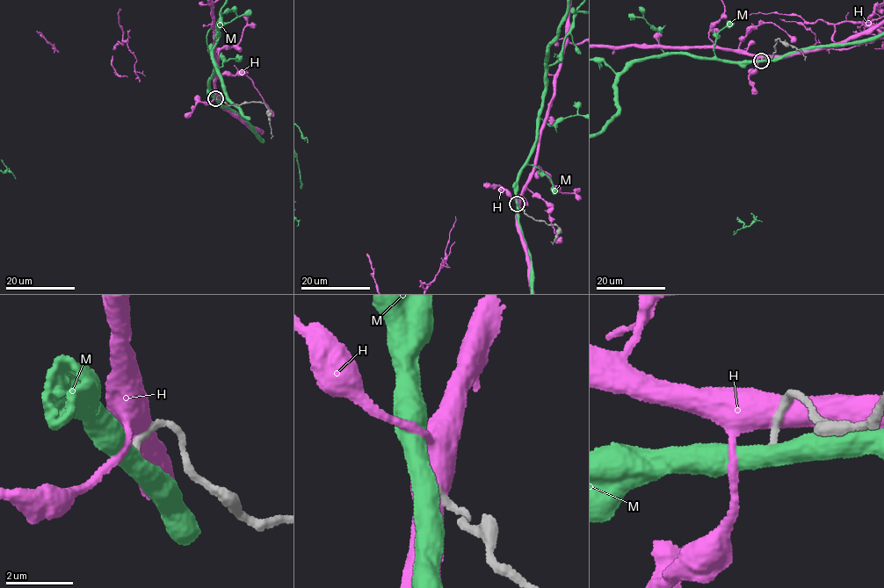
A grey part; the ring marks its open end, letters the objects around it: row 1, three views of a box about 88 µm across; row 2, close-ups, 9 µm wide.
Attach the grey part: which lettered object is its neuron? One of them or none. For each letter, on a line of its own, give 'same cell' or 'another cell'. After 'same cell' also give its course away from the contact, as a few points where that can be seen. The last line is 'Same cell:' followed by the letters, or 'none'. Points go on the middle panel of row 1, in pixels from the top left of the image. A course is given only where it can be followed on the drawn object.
H: another cell
M: another cell
Same cell: none

